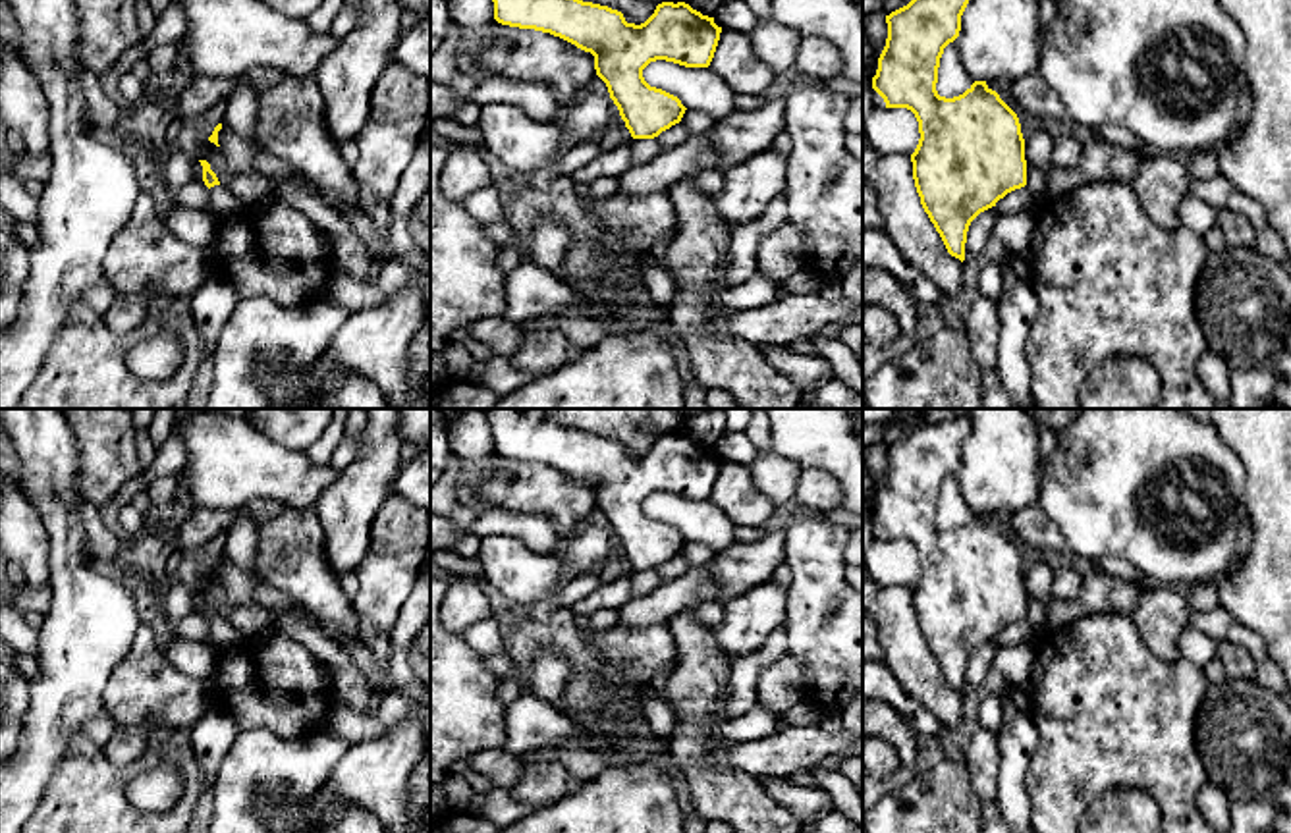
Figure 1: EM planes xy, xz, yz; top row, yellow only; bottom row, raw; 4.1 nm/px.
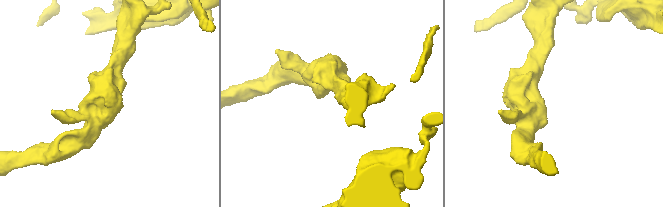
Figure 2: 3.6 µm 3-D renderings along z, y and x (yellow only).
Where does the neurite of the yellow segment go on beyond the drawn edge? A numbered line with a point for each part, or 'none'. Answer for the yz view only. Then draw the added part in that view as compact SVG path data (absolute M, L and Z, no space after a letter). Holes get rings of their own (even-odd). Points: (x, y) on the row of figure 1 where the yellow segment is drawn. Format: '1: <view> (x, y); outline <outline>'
none

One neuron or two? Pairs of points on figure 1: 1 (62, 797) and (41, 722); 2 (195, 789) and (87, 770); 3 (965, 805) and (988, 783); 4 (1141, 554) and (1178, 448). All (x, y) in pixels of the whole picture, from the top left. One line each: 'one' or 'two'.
1: two
2: one
3: two
4: one

